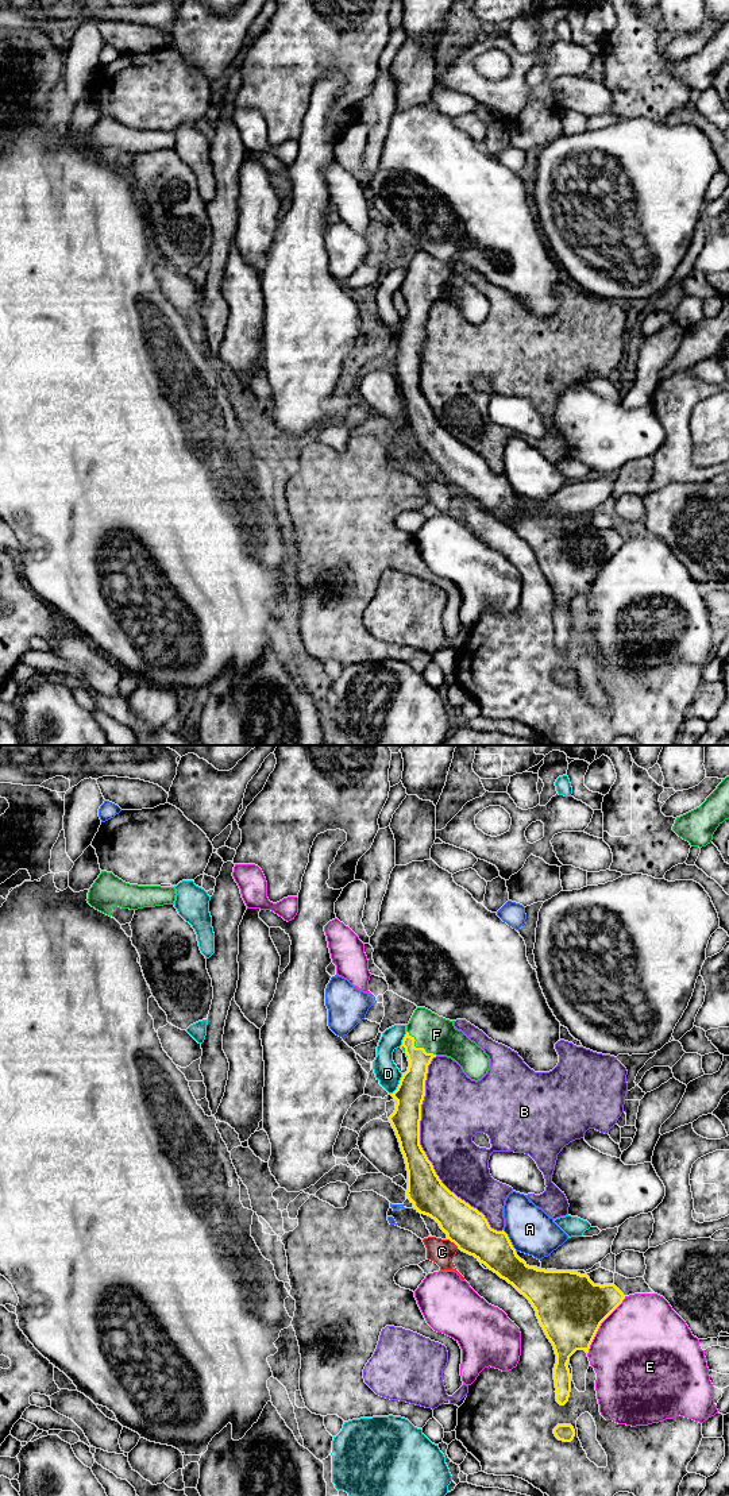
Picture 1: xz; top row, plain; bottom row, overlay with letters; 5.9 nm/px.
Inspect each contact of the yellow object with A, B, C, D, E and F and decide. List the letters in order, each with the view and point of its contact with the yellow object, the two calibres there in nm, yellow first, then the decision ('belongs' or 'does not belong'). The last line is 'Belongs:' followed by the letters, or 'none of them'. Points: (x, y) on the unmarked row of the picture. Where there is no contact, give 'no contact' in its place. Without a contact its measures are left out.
A: contact xz (509, 485); calibres 240 and 280 nm; does not belong
B: contact xz (423, 394); calibres 220 and 360 nm; does not belong
C: contact xz (454, 486); calibres 240 and 150 nm; does not belong
D: contact xz (398, 328); calibres 170 and 140 nm; does not belong
E: contact xz (600, 569); calibres 400 and 500 nm; does not belong
F: contact xz (419, 292); calibres 160 and 220 nm; belongs
Belongs: F

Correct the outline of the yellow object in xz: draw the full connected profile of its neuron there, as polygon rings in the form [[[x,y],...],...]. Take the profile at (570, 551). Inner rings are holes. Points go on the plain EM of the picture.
[[[417,251],[406,269],[406,278],[402,284],[402,294],[406,297],[409,311],[400,324],[397,333],[390,338],[396,344],[396,354],[389,360],[389,365],[396,375],[400,386],[401,396],[405,402],[408,415],[408,443],[413,451],[424,459],[435,463],[440,473],[447,478],[447,483],[454,486],[459,494],[474,500],[479,506],[485,508],[490,514],[497,517],[501,523],[512,528],[521,539],[524,539],[536,555],[540,570],[543,571],[547,582],[554,590],[556,598],[556,608],[554,612],[554,624],[556,632],[556,645],[564,649],[568,645],[571,636],[571,618],[568,613],[570,601],[576,594],[585,594],[589,597],[590,589],[601,570],[601,567],[622,547],[624,537],[614,528],[594,528],[587,518],[580,518],[571,514],[545,514],[529,510],[521,504],[516,493],[513,491],[508,478],[497,475],[490,471],[487,463],[477,452],[458,442],[451,436],[436,419],[432,406],[428,404],[425,396],[420,389],[420,365],[421,365],[421,348],[425,340],[425,324],[428,317],[428,309],[436,300],[447,300],[455,304],[463,313],[463,316],[471,324],[481,324],[490,312],[490,302],[485,294],[471,285],[462,274],[454,270],[454,265],[439,261],[425,251]]]

